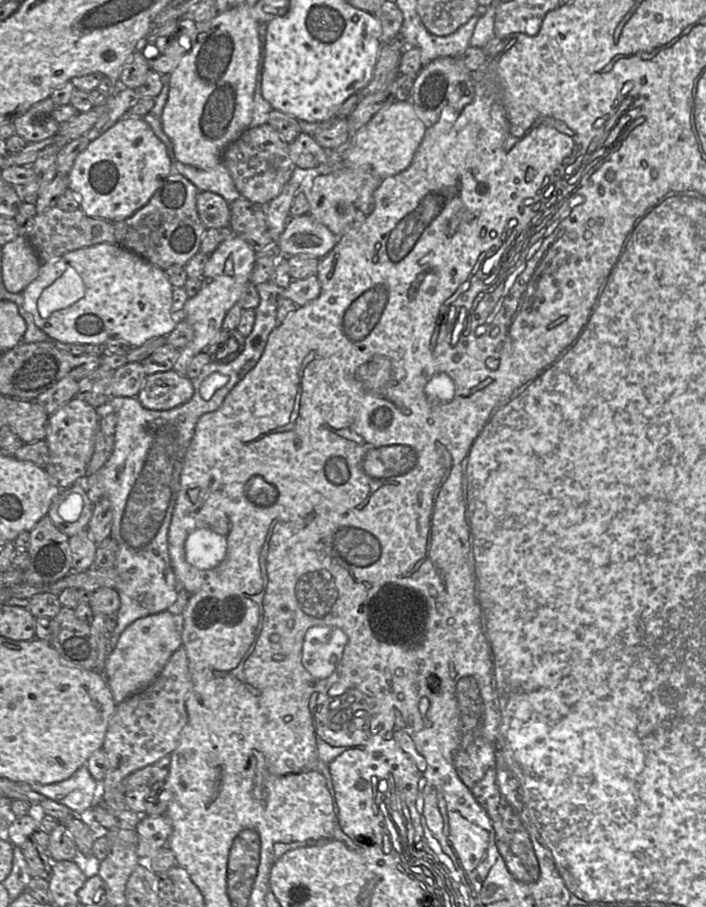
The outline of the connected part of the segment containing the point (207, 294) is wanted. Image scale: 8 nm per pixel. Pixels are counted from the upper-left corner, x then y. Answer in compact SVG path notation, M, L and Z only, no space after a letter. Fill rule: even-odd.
M233 234L221 242L216 250L209 255L200 291L185 303L181 317L189 322L194 330L192 341L179 350L179 355L173 369L181 376L186 376L192 359L206 350L209 344L222 330L222 323L227 312L238 303L246 285L250 282L250 275L255 263L256 252L240 236Z

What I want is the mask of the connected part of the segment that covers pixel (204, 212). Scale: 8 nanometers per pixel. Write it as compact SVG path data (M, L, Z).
M210 191L197 194L197 211L206 229L227 227L230 223L230 203Z

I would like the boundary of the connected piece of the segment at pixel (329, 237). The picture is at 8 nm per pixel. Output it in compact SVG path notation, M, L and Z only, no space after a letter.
M308 213L290 217L277 244L284 257L307 255L322 259L337 240L338 236Z

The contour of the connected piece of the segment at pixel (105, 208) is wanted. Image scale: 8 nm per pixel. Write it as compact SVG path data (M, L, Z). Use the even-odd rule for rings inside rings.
M126 116L92 140L76 158L69 172L69 188L75 192L80 208L90 217L110 222L124 220L142 208L173 172L173 163L165 144L143 117Z

